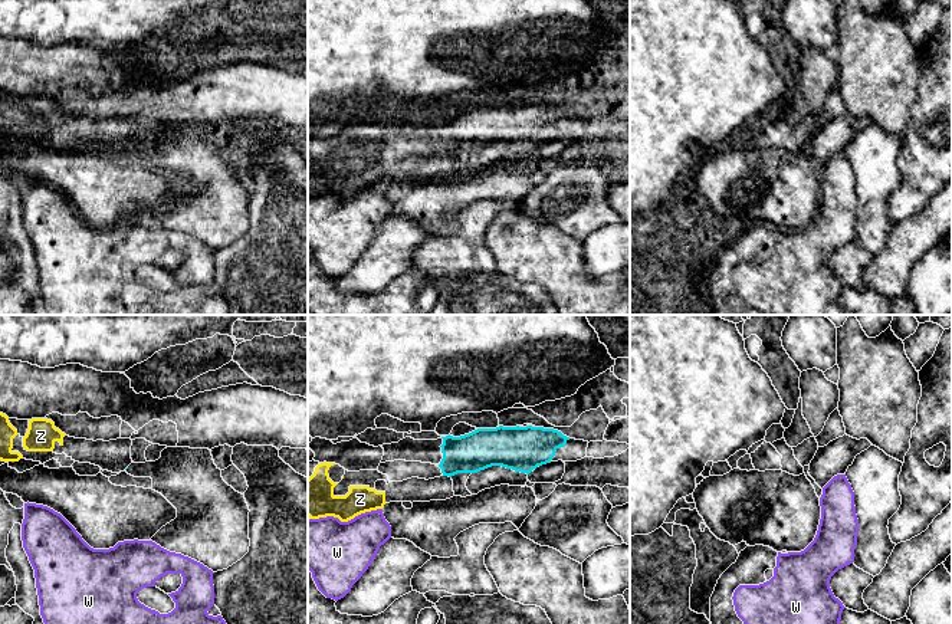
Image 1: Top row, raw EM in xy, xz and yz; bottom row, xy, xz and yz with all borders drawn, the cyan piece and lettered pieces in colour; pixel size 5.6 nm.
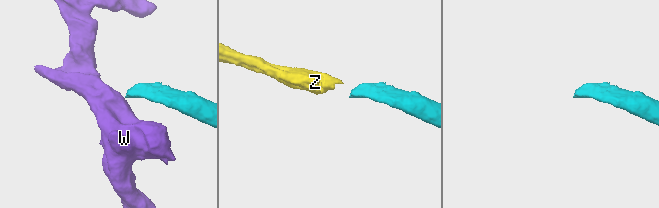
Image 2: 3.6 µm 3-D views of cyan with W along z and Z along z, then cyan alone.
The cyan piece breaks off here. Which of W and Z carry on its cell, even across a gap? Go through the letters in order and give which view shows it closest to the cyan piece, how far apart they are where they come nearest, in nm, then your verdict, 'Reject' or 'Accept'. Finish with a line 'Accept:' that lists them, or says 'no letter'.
W: Closest in xz. Distance 400 nm. Reject
Z: Closest in xz. Distance 340 nm. Accept
Accept: Z

